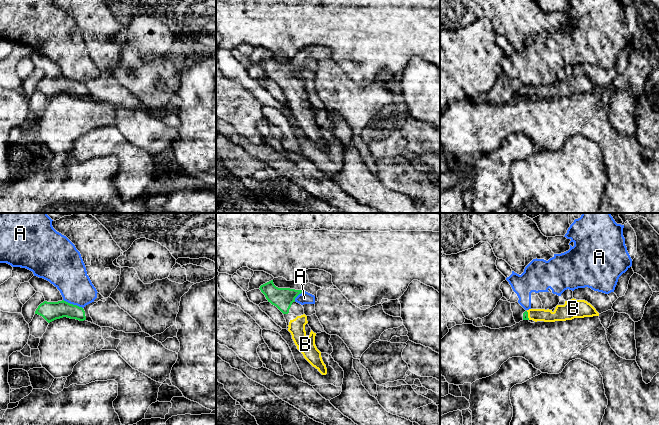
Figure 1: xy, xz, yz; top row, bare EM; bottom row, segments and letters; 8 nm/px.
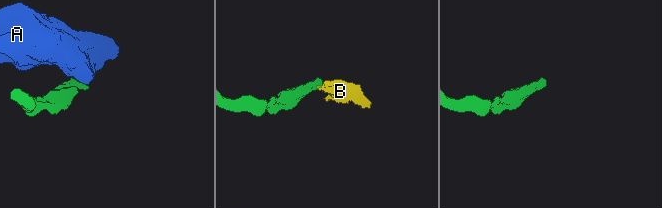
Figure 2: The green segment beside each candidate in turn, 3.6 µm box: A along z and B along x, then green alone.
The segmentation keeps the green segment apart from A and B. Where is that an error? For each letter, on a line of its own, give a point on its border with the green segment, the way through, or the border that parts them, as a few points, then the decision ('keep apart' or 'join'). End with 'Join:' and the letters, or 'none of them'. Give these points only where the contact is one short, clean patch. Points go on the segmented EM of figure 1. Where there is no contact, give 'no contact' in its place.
A: contact xy (72, 304); keep apart
B: contact yz (527, 315); way yz (525, 315), (527, 315), (536, 315); join
Join: B

